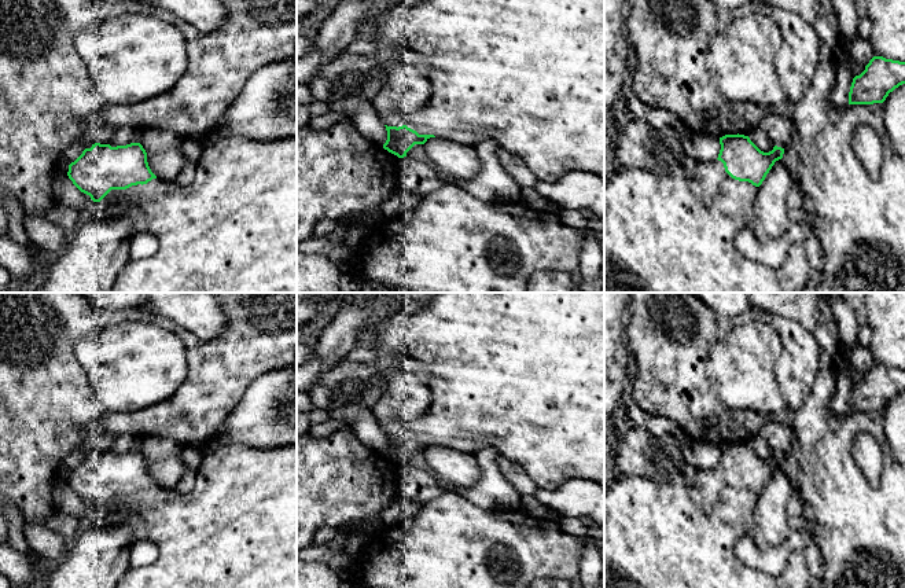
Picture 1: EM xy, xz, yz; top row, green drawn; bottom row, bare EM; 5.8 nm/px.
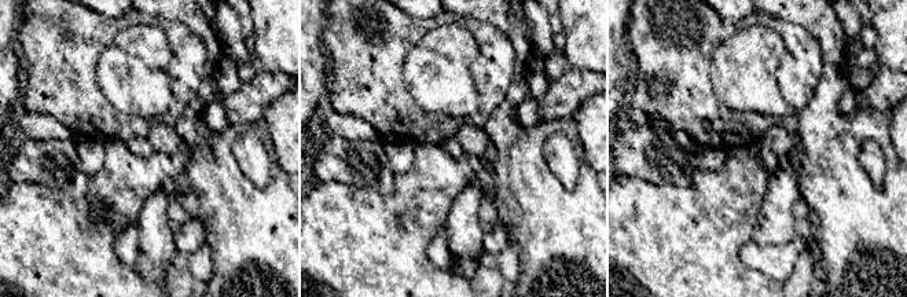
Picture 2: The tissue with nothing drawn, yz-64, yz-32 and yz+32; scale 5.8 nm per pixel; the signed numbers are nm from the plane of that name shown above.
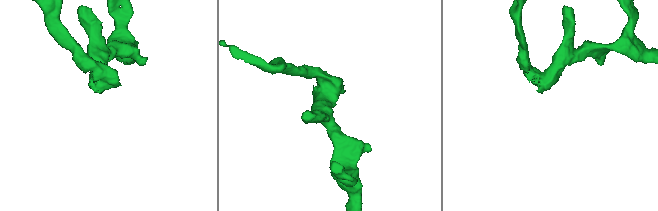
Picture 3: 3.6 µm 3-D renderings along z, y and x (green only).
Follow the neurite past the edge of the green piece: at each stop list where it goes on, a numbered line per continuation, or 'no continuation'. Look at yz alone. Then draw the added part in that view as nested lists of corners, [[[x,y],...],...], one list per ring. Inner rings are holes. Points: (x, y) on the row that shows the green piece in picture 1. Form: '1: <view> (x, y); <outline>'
1: yz (662, 234); [[[718,159],[696,162],[695,177],[655,174],[639,168],[618,166],[604,173],[604,293],[781,293],[775,269],[746,258],[735,246],[737,232],[750,224],[758,187],[732,179]]]

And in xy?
1: xy (234, 230); [[[236,136],[213,137],[211,140],[209,140],[206,150],[201,155],[196,166],[195,179],[188,187],[181,187],[176,184],[174,180],[161,180],[157,177],[143,185],[137,184],[126,190],[111,190],[100,202],[106,203],[106,202],[115,201],[118,198],[122,198],[133,203],[139,209],[139,213],[141,214],[146,223],[146,231],[158,240],[159,247],[157,253],[148,258],[130,260],[115,278],[111,293],[297,293],[297,136],[291,139],[268,140],[268,142],[249,140]]]

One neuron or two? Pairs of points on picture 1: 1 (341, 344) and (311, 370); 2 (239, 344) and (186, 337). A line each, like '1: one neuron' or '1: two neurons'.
1: one neuron
2: one neuron

